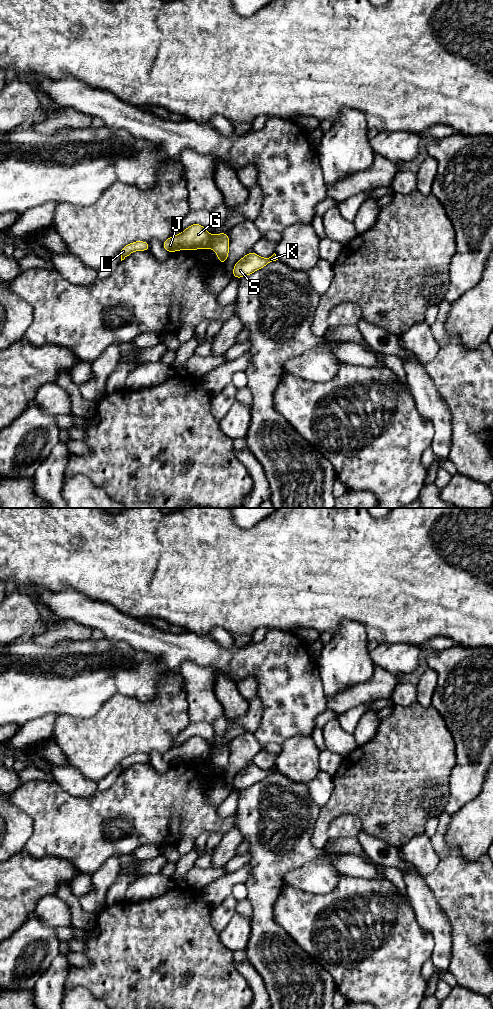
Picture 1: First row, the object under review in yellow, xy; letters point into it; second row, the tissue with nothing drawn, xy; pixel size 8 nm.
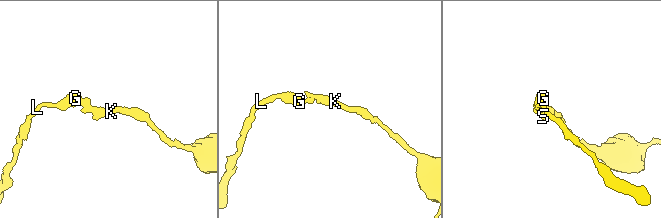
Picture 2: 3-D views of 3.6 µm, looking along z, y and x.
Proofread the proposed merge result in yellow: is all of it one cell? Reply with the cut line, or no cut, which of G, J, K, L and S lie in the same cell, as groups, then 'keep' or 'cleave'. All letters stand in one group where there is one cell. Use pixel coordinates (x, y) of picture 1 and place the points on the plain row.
cut xy (212, 748), (208, 758); groups G J L / K S; cleave

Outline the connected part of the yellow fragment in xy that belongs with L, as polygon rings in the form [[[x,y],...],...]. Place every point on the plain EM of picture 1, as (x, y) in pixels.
[[[135,753],[120,762],[121,773],[127,770],[134,763],[146,763],[150,762],[150,757],[145,753]]]

